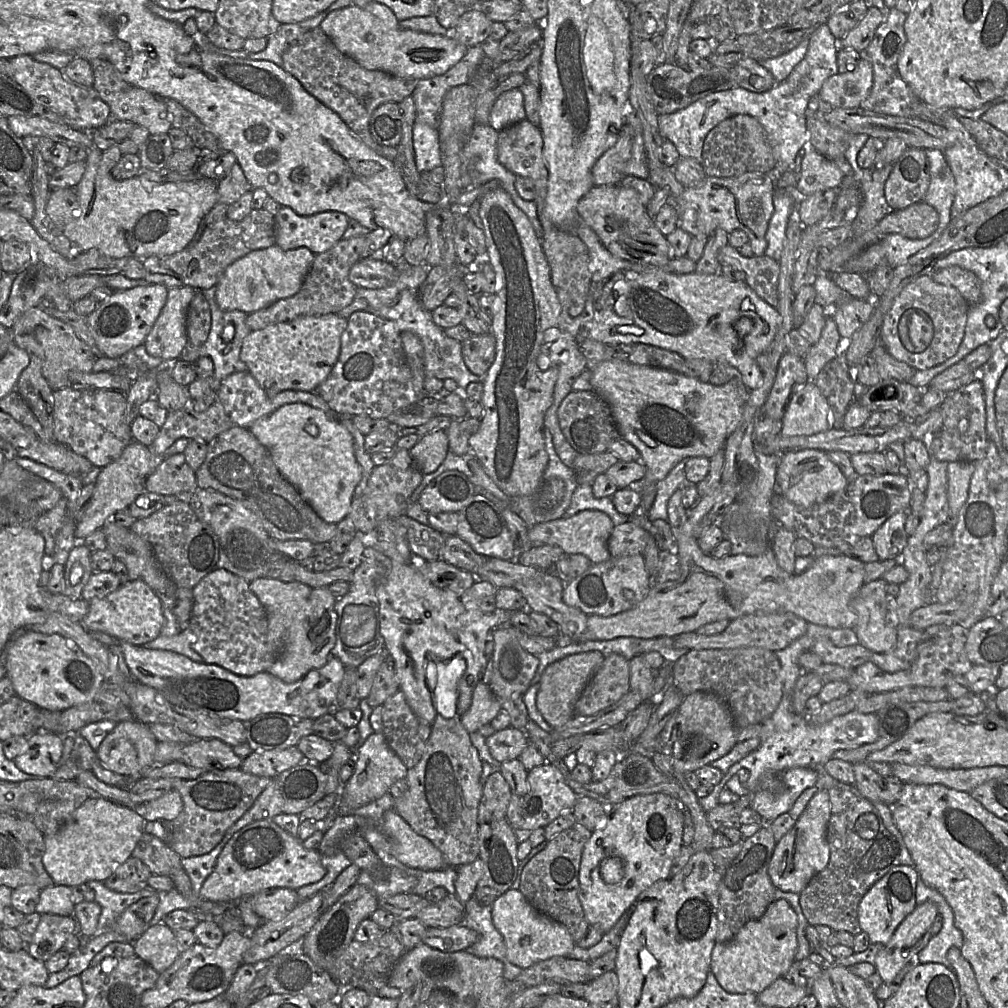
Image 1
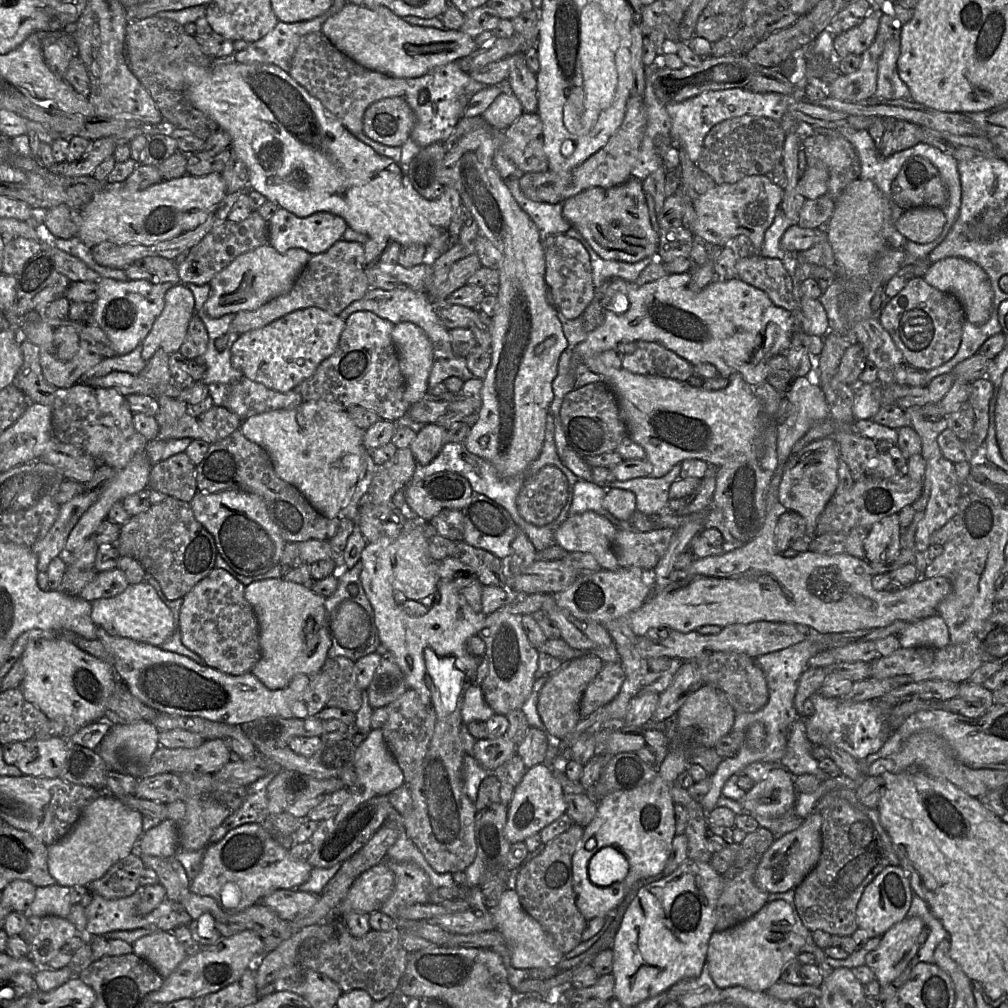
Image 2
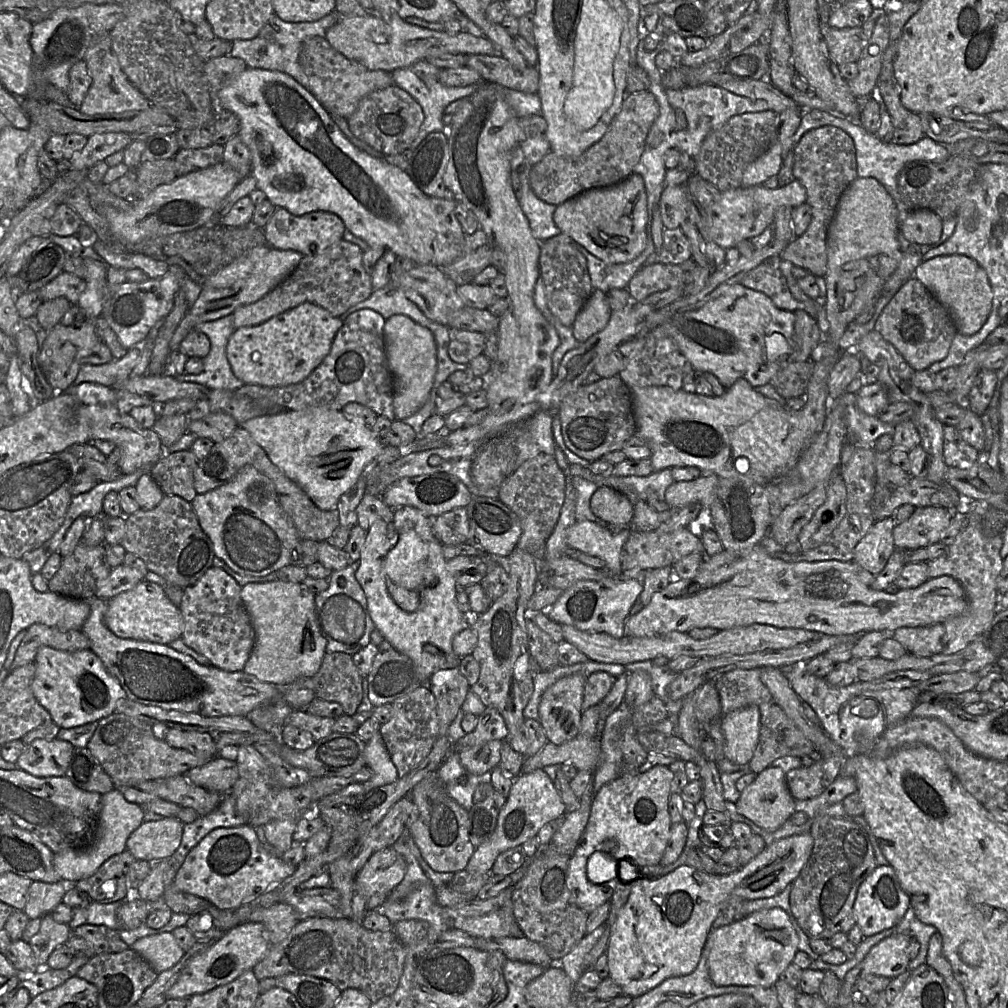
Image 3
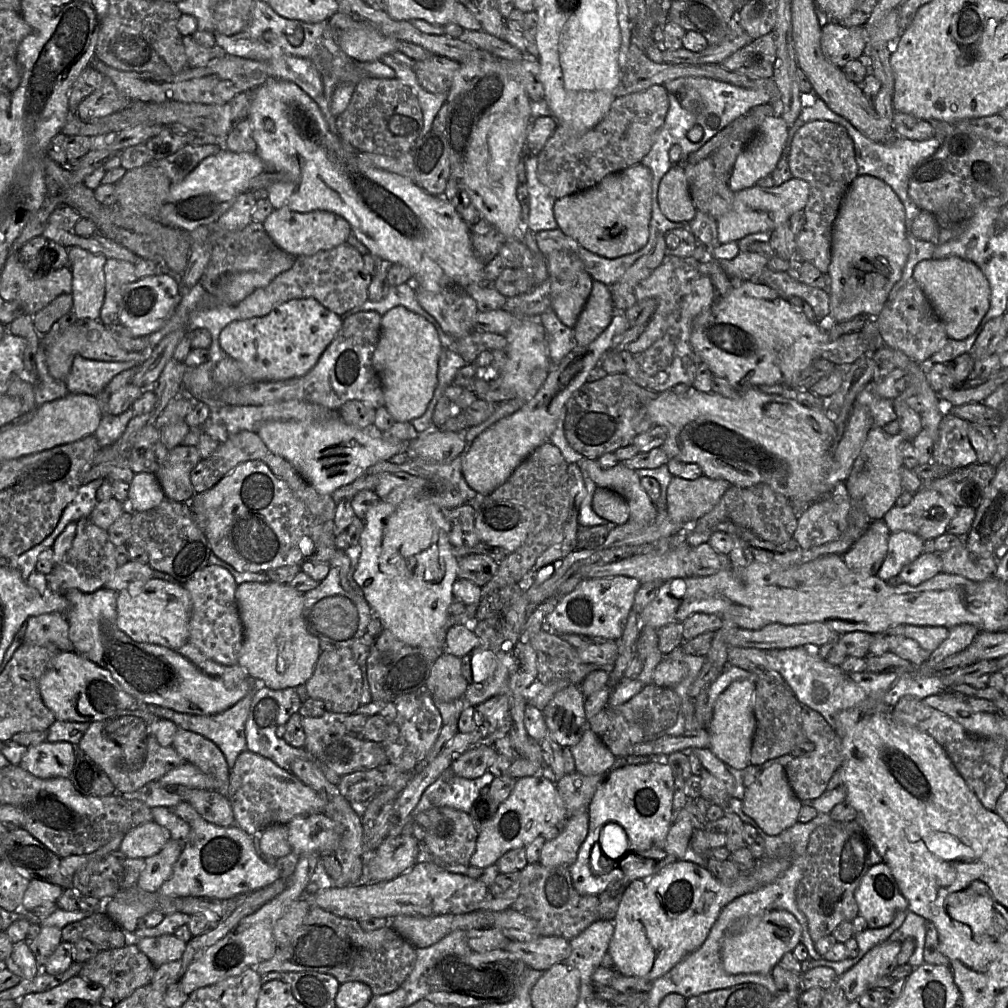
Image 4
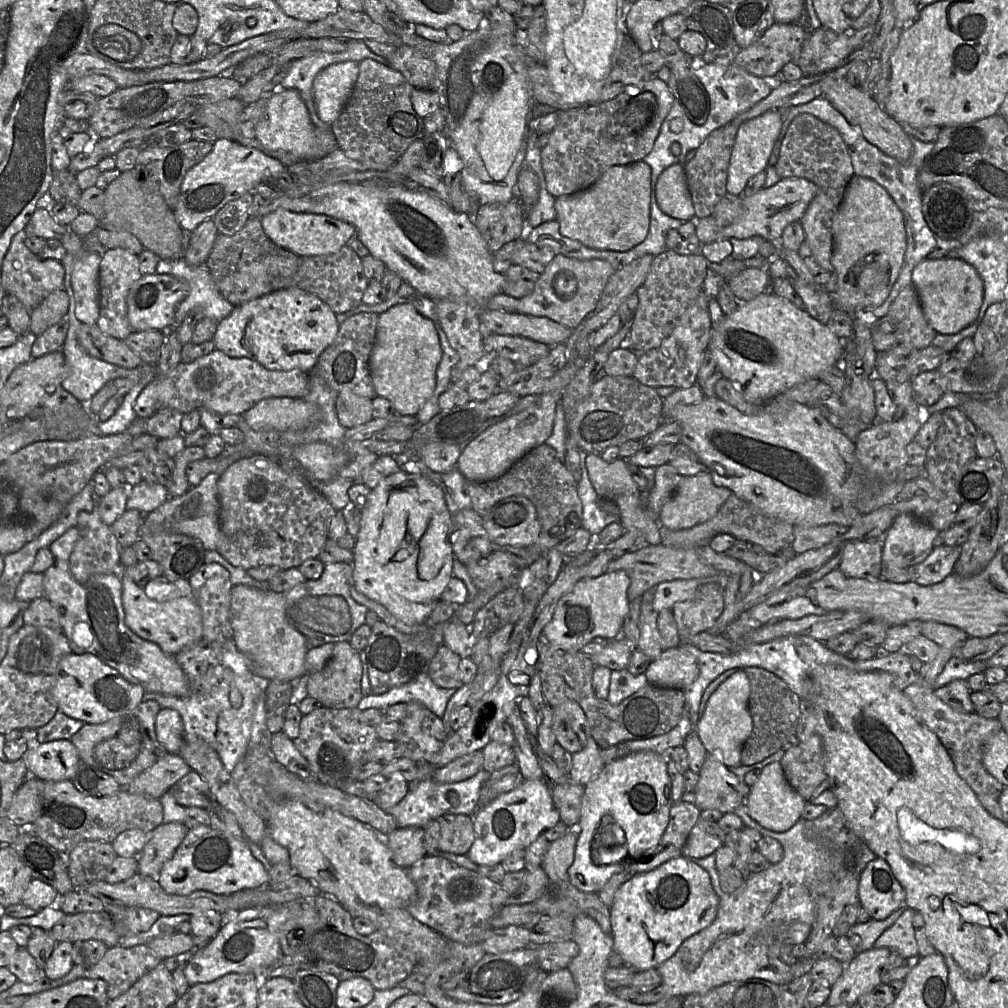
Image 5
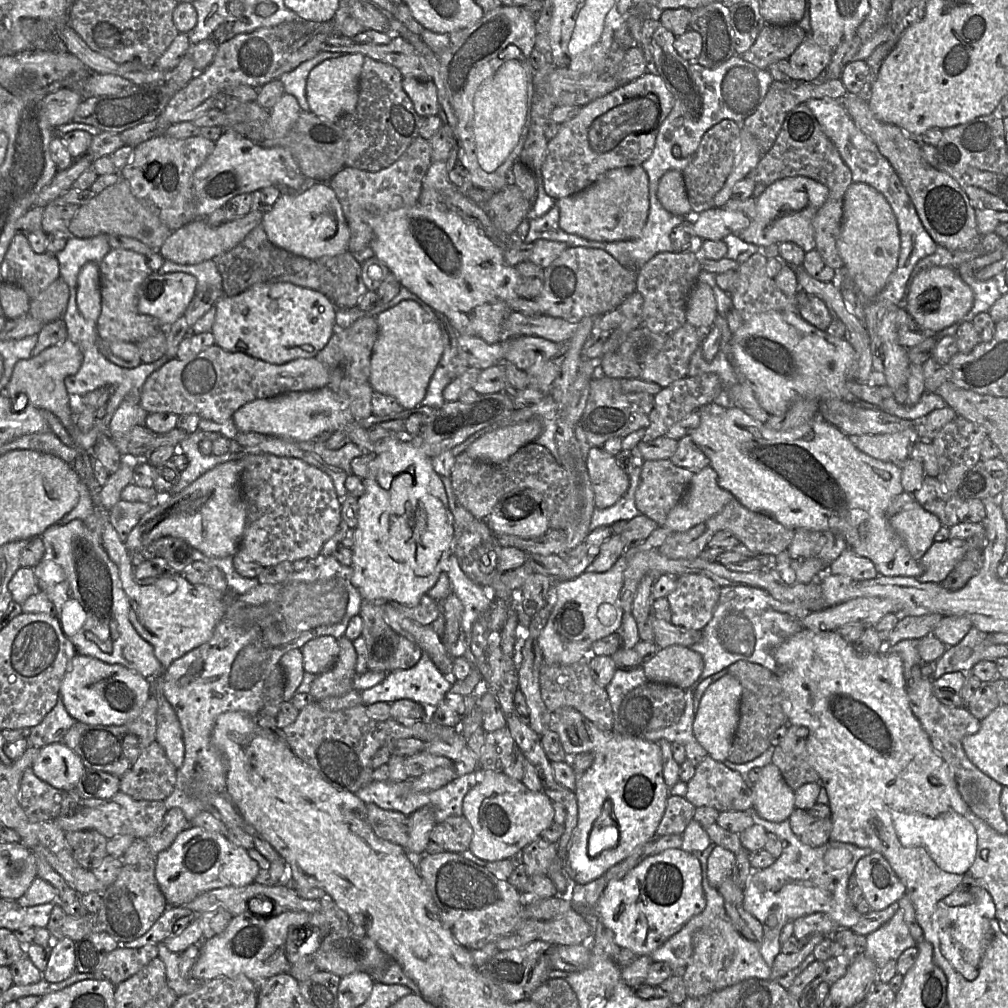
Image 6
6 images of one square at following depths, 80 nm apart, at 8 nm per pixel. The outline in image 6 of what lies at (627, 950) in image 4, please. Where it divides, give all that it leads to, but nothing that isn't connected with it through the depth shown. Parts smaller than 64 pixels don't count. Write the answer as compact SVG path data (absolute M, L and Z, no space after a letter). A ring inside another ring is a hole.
M680 848L650 855L623 878L608 881L594 913L613 932L621 949L630 949L639 956L651 956L705 907L700 862Z

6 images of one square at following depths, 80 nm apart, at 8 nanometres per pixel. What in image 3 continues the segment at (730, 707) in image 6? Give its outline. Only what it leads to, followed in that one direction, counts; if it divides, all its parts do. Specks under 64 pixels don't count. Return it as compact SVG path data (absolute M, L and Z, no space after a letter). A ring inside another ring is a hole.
M749 705L732 710L723 714L719 723L724 735L724 757L735 764L748 764L759 740L758 706Z

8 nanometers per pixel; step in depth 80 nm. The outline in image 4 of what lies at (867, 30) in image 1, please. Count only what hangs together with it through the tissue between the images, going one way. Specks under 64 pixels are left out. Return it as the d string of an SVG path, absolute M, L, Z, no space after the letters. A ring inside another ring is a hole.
M830 21L822 27L821 49L825 57L839 68L859 59L869 41L865 27L846 28Z

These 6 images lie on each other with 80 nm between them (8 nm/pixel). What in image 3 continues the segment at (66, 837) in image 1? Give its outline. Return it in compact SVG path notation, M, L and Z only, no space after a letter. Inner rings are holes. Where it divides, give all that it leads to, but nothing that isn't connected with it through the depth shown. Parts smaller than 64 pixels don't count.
M114 788L101 796L98 828L91 843L81 849L66 849L54 855L53 864L63 882L74 885L81 879L92 876L110 857L126 850L129 835L143 822L145 809L128 802L119 789Z

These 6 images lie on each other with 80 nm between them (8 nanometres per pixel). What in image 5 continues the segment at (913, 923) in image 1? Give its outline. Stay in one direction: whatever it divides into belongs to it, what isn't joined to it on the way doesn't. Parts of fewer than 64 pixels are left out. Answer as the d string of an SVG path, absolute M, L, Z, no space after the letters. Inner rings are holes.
M872 948L857 954L849 962L843 974L831 987L826 1006L857 1004L858 999L883 984L884 966L888 962L891 950L888 948Z

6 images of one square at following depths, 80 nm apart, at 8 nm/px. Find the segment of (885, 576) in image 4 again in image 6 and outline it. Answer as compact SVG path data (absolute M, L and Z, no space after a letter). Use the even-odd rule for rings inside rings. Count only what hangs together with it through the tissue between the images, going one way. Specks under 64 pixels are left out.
M916 500L890 518L890 525L915 560L921 560L934 543L941 522Z

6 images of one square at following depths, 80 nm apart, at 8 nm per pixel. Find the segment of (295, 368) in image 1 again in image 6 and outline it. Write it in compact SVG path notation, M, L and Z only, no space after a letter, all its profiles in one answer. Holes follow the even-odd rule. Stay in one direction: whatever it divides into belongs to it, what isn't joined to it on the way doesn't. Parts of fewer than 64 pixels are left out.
M285 282L257 283L237 295L222 295L214 307L216 314L210 332L217 346L228 352L241 352L276 365L316 357L333 335L337 312L332 301L321 292Z

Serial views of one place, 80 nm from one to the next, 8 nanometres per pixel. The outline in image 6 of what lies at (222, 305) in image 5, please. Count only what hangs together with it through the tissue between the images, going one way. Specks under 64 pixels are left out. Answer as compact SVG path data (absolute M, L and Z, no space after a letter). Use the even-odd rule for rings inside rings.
M165 260L158 269L159 274L185 272L196 277L196 292L205 291L207 289L222 289L222 277L216 263L211 260L205 260L197 264L178 264L170 260Z

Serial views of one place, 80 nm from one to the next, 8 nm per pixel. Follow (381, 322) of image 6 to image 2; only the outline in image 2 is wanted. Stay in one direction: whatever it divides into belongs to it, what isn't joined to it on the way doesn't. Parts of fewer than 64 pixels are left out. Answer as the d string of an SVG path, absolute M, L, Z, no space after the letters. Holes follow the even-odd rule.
M411 322L394 325L391 337L405 378L404 399L413 405L428 393L433 346L425 331Z

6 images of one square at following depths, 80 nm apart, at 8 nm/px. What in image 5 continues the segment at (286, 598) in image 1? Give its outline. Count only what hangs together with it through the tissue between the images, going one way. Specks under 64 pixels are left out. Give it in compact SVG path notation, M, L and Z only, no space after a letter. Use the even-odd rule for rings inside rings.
M243 584L233 586L230 621L236 647L247 657L256 675L269 681L291 682L306 673L305 657L310 647L305 636L287 618L285 593Z

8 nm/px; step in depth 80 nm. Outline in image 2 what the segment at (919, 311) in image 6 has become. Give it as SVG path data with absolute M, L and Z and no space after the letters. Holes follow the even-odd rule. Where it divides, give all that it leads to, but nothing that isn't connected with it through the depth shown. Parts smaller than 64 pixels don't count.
M962 257L943 258L932 262L923 278L938 290L954 295L963 306L966 321L975 325L982 325L989 318L992 309L993 290L988 275L973 261Z

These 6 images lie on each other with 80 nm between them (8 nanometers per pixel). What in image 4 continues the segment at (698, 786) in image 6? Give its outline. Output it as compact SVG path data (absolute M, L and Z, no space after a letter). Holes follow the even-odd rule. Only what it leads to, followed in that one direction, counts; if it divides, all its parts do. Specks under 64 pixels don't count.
M690 748L682 751L687 756L694 754L701 763L701 796L708 805L720 806L729 800L734 792L734 778L727 766L709 748Z

